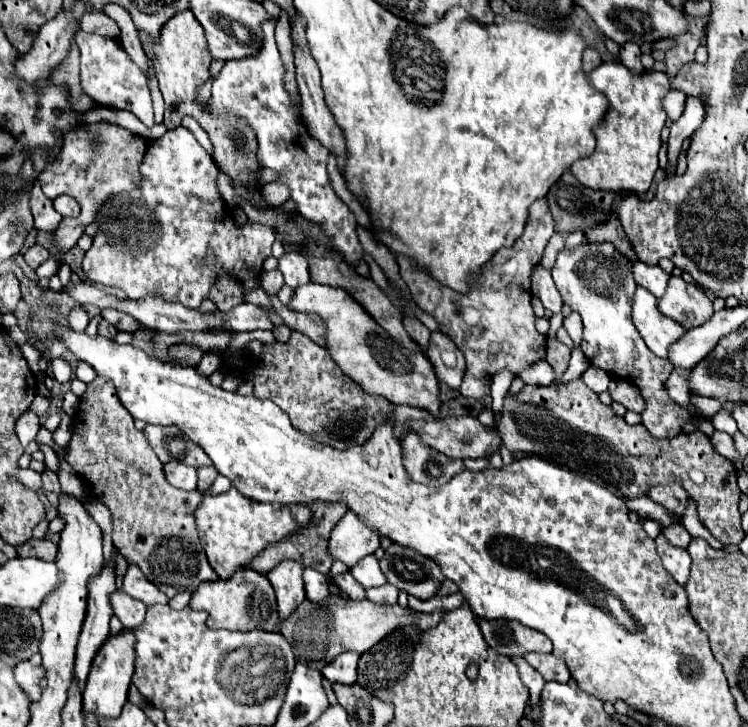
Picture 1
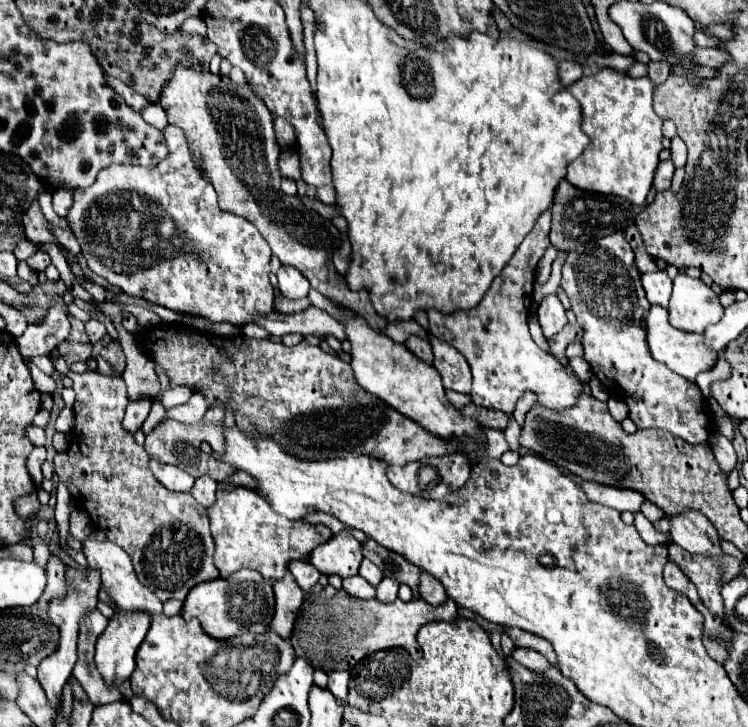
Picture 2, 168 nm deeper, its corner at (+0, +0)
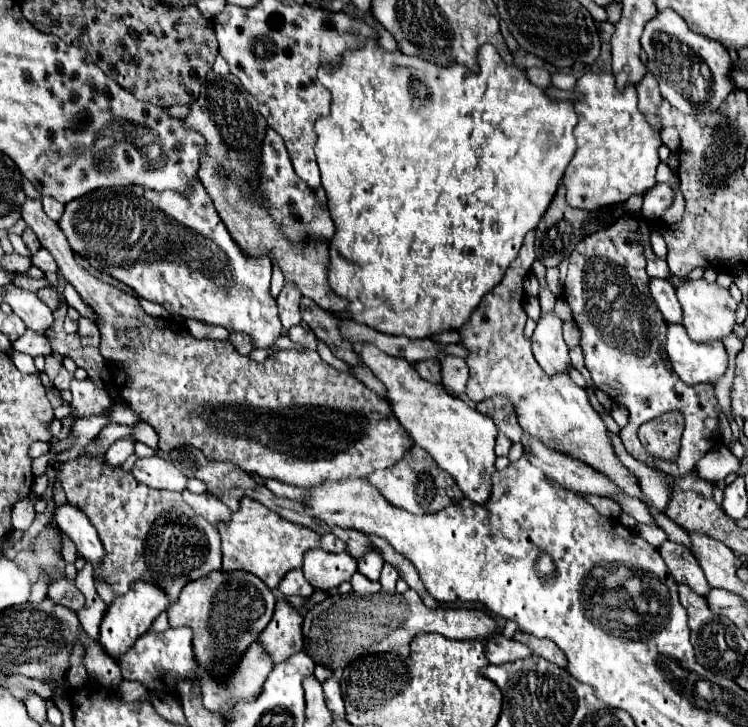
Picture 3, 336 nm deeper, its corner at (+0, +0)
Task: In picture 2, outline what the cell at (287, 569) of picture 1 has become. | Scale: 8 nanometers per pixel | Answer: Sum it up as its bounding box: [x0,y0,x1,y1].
[270,570,304,638]

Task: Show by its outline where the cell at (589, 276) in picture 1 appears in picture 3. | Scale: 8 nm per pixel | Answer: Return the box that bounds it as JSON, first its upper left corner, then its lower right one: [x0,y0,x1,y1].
[564,218,722,476]

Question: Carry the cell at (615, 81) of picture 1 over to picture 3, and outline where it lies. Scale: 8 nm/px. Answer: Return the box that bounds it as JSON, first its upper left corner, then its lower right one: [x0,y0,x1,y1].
[546,72,660,210]

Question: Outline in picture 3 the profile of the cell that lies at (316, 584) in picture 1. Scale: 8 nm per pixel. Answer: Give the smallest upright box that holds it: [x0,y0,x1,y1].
[278,570,314,596]

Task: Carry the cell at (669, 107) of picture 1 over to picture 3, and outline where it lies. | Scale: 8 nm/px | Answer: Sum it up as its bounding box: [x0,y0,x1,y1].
[660,128,680,152]

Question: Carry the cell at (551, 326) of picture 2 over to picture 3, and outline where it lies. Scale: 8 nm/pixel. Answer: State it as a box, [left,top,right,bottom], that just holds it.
[532,312,572,376]

